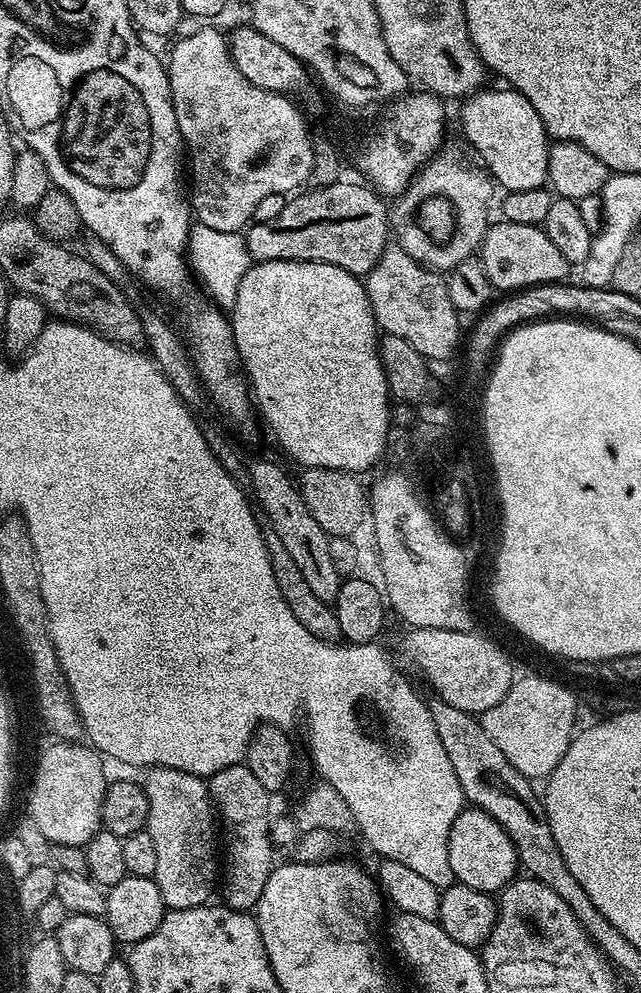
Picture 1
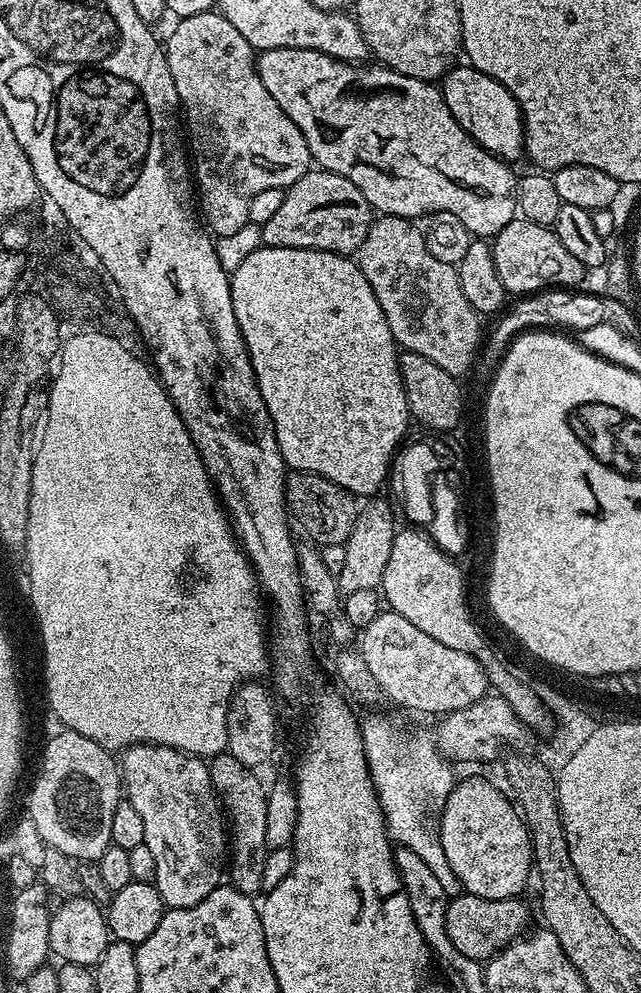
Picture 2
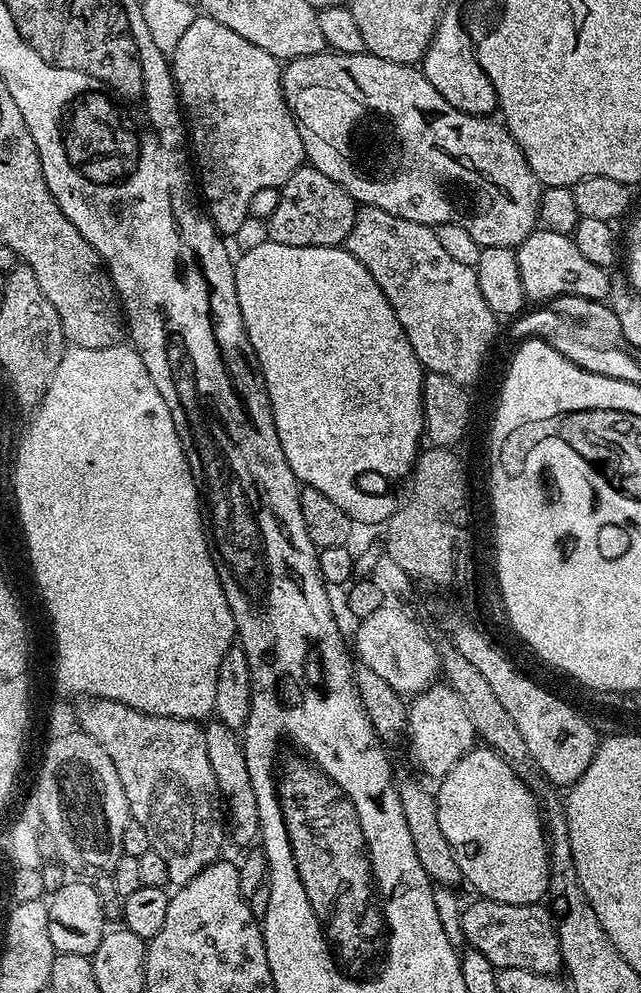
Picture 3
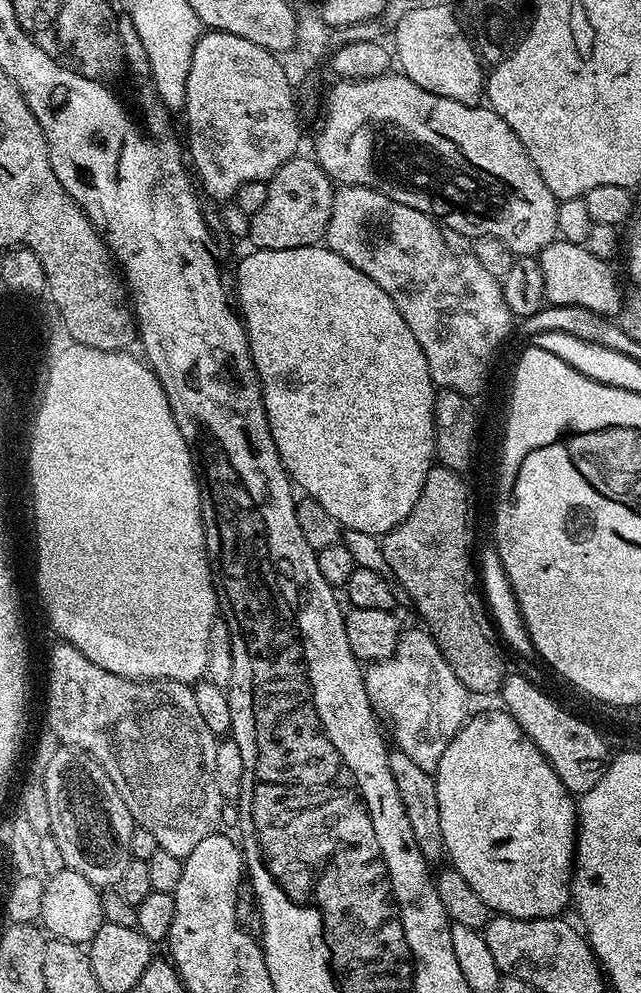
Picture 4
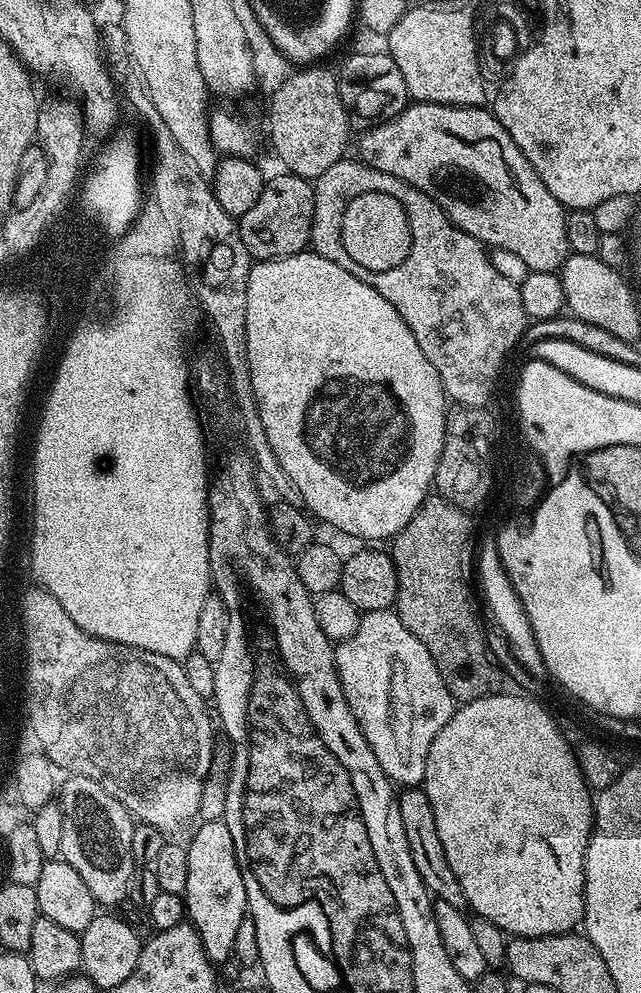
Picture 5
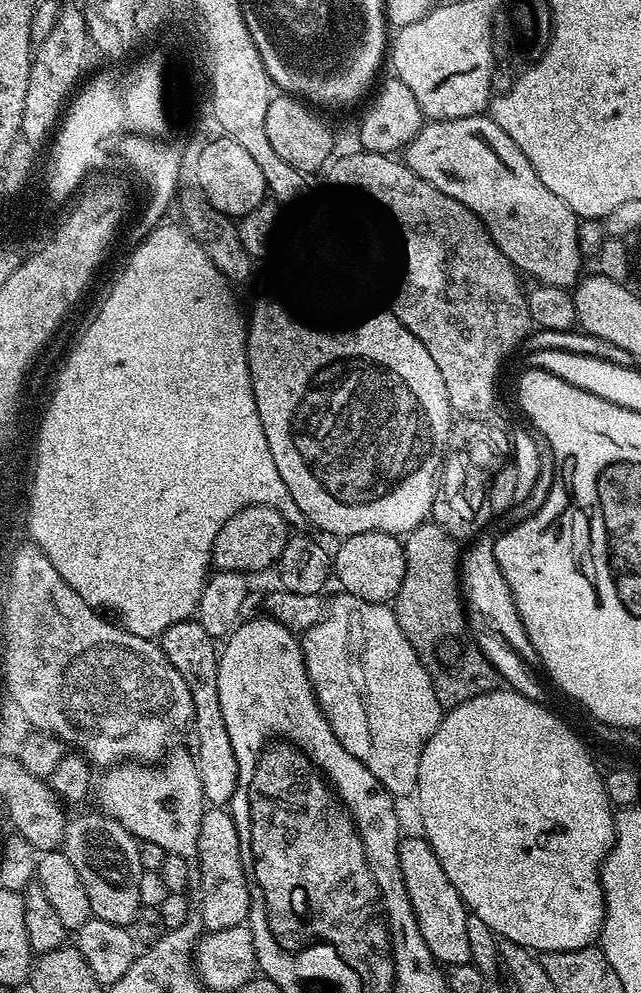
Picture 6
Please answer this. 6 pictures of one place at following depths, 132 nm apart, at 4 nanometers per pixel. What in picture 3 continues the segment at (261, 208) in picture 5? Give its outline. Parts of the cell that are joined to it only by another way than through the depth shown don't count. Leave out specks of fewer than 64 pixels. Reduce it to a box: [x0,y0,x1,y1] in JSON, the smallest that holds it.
[267,167,357,248]

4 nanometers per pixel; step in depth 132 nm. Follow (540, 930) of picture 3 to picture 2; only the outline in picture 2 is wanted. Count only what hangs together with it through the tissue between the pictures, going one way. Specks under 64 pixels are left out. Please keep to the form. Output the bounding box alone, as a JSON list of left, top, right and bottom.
[446,892,529,962]

